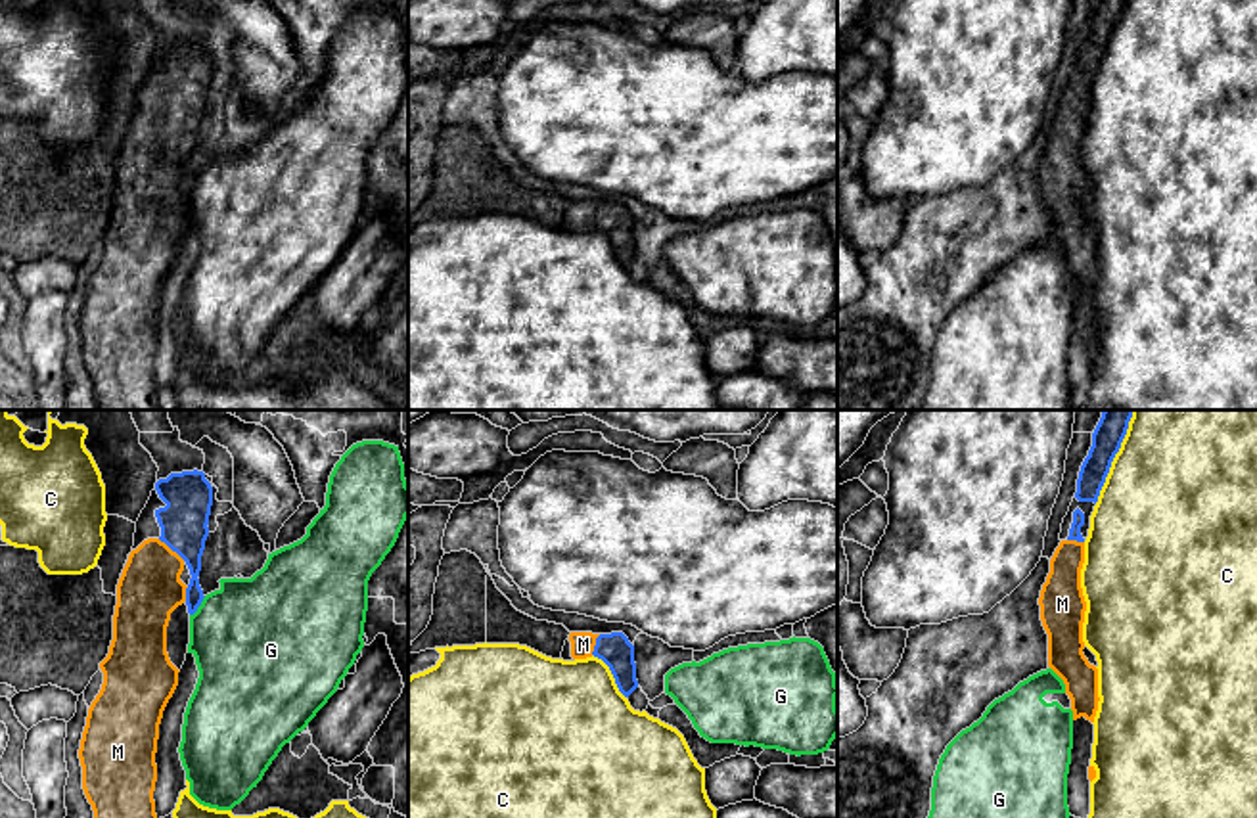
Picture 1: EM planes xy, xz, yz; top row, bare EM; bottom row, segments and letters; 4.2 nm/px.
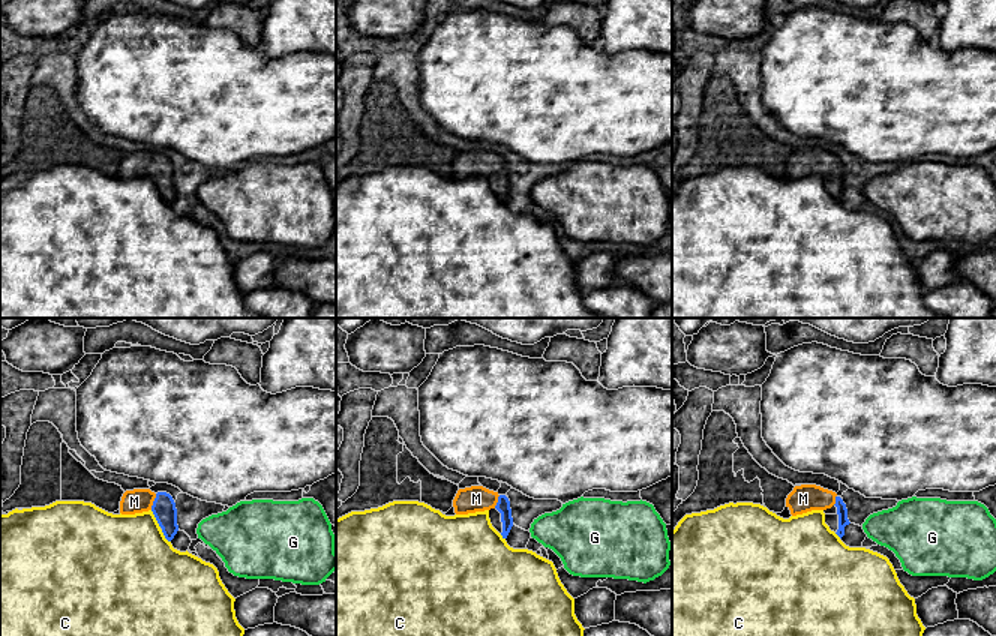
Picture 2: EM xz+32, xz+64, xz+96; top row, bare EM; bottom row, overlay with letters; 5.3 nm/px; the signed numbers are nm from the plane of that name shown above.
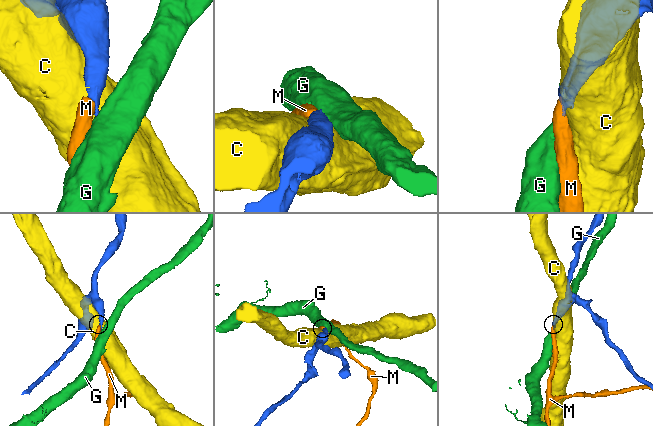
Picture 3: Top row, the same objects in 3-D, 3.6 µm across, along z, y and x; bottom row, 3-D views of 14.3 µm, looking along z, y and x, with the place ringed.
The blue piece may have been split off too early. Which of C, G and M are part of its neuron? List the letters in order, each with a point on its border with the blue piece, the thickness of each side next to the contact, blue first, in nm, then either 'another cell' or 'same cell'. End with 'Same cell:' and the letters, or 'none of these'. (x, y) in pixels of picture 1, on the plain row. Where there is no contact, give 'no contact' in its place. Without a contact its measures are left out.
C: meets blue in yz at (1110, 37); 120 nm thick on the blue side, 500 nm on the other; another cell
G: meets blue in xy at (200, 175); 120 nm thick on the blue side, 480 nm on the other; another cell
M: meets blue in xy at (171, 119); 200 nm thick on the blue side, 260 nm on the other; same cell
Same cell: M

